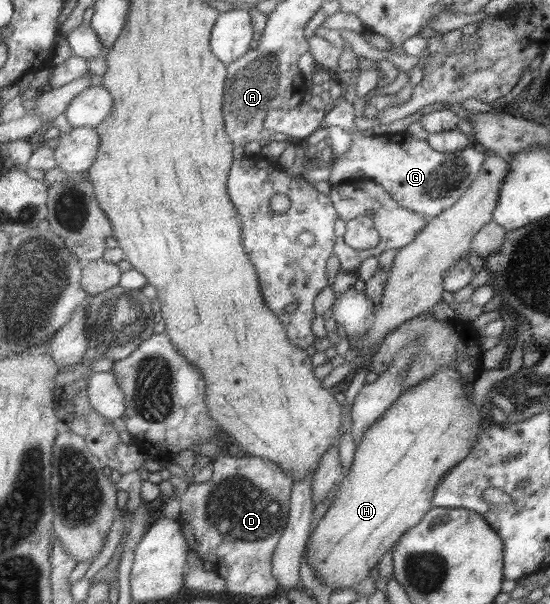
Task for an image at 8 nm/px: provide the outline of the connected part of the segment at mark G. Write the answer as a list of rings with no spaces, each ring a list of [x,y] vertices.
[[[343,96],[339,98],[339,102],[329,112],[325,113],[322,122],[323,126],[339,126],[339,128],[349,134],[352,142],[348,152],[339,158],[333,158],[333,166],[327,180],[330,186],[336,185],[345,179],[355,178],[355,172],[361,170],[363,172],[361,178],[375,181],[384,187],[385,192],[389,193],[389,197],[397,205],[413,213],[421,214],[425,222],[429,222],[429,220],[437,216],[441,211],[448,209],[467,190],[467,187],[473,182],[475,175],[481,170],[481,164],[483,164],[486,156],[484,154],[485,150],[473,143],[456,152],[441,153],[432,150],[427,140],[410,137],[405,131],[387,133],[384,130],[380,130],[374,134],[365,134],[361,130],[358,130],[354,124],[356,114],[352,104],[347,102]]]

